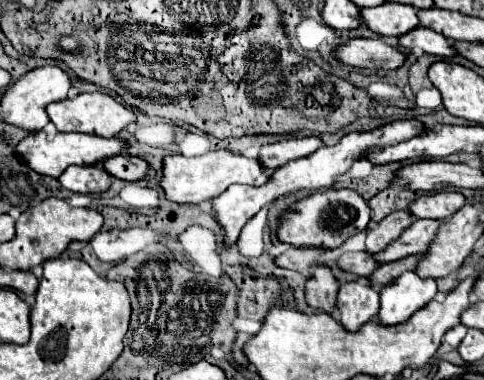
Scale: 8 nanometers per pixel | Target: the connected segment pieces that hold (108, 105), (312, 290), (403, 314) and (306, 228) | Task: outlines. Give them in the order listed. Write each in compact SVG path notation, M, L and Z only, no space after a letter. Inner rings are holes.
M79 93L71 99L55 101L47 105L47 117L59 131L79 131L79 133L93 133L99 137L115 137L121 129L125 129L129 123L135 121L133 109L117 103L107 93Z
M317 267L305 285L307 305L331 315L335 309L337 291L339 291L339 283L331 275L331 271L327 267Z
M407 271L403 275L399 275L395 281L391 281L389 285L385 285L379 293L379 313L377 313L377 323L379 325L385 325L385 327L391 327L391 325L399 325L403 321L407 321L417 309L425 307L437 293L437 285L433 279L421 279L417 273L413 271Z
M325 189L315 191L295 203L291 203L285 213L279 215L277 239L293 247L317 247L333 249L339 247L349 237L357 235L367 227L371 219L371 209L367 201L353 189Z

